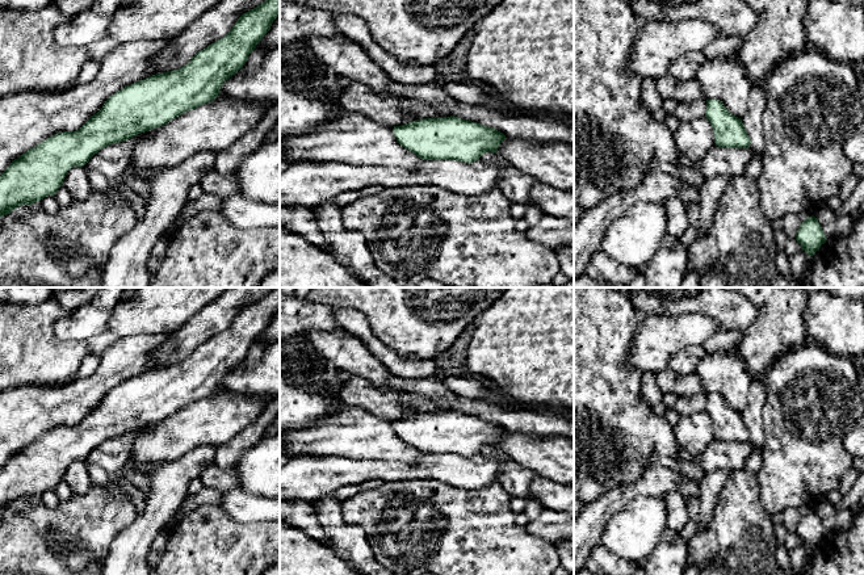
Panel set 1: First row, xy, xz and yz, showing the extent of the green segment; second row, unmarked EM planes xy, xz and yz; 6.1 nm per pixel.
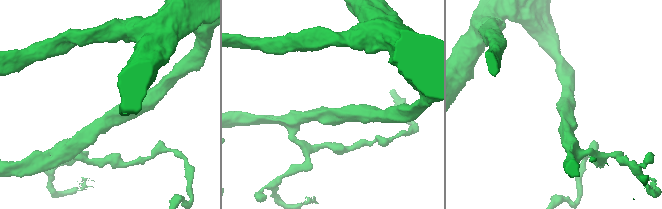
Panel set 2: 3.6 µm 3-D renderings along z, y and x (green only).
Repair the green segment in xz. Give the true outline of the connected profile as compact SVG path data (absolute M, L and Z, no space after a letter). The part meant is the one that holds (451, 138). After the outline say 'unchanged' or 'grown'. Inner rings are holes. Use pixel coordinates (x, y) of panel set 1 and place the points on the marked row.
M450 116L423 118L394 126L400 146L423 160L473 163L487 152L496 154L506 135L492 127Z | unchanged

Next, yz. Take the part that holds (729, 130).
M706 100L705 118L714 131L716 146L724 148L750 148L751 139L747 135L741 118L733 116L718 100Z | unchanged

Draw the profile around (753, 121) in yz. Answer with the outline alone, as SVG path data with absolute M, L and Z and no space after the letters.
M754 84L747 104L747 113L742 118L747 135L751 139L750 148L754 154L766 150L766 134L763 130L763 116L767 108L767 92L763 84Z

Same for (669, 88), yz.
M668 74L657 80L657 91L662 100L676 102L704 98L701 85L696 79L679 80Z

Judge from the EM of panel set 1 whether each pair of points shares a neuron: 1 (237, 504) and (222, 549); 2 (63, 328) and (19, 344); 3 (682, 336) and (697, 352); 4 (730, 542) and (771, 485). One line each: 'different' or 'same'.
1: different
2: different
3: different
4: different

